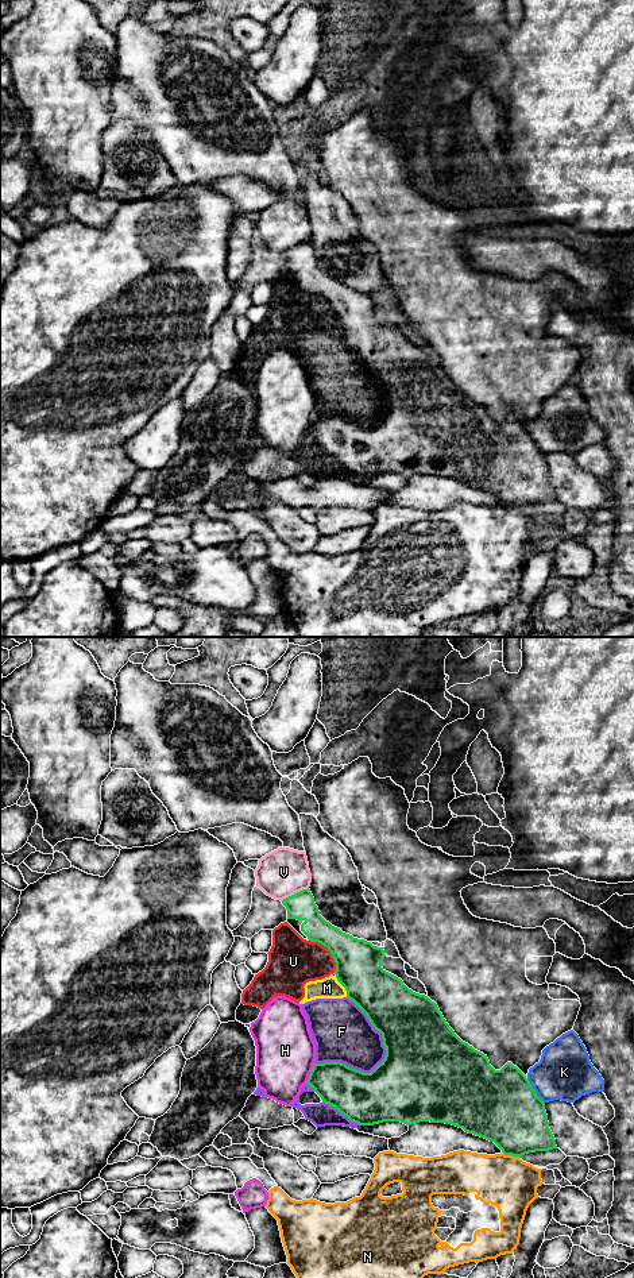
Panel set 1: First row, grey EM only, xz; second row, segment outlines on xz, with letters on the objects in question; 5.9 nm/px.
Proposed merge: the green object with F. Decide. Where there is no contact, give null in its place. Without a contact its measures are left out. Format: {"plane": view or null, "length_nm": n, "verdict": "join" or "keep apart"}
{"plane": "xz", "length_nm": 480, "verdict": "keep apart"}

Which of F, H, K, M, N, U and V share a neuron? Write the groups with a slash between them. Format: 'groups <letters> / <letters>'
groups F M U / H / K / N / V

